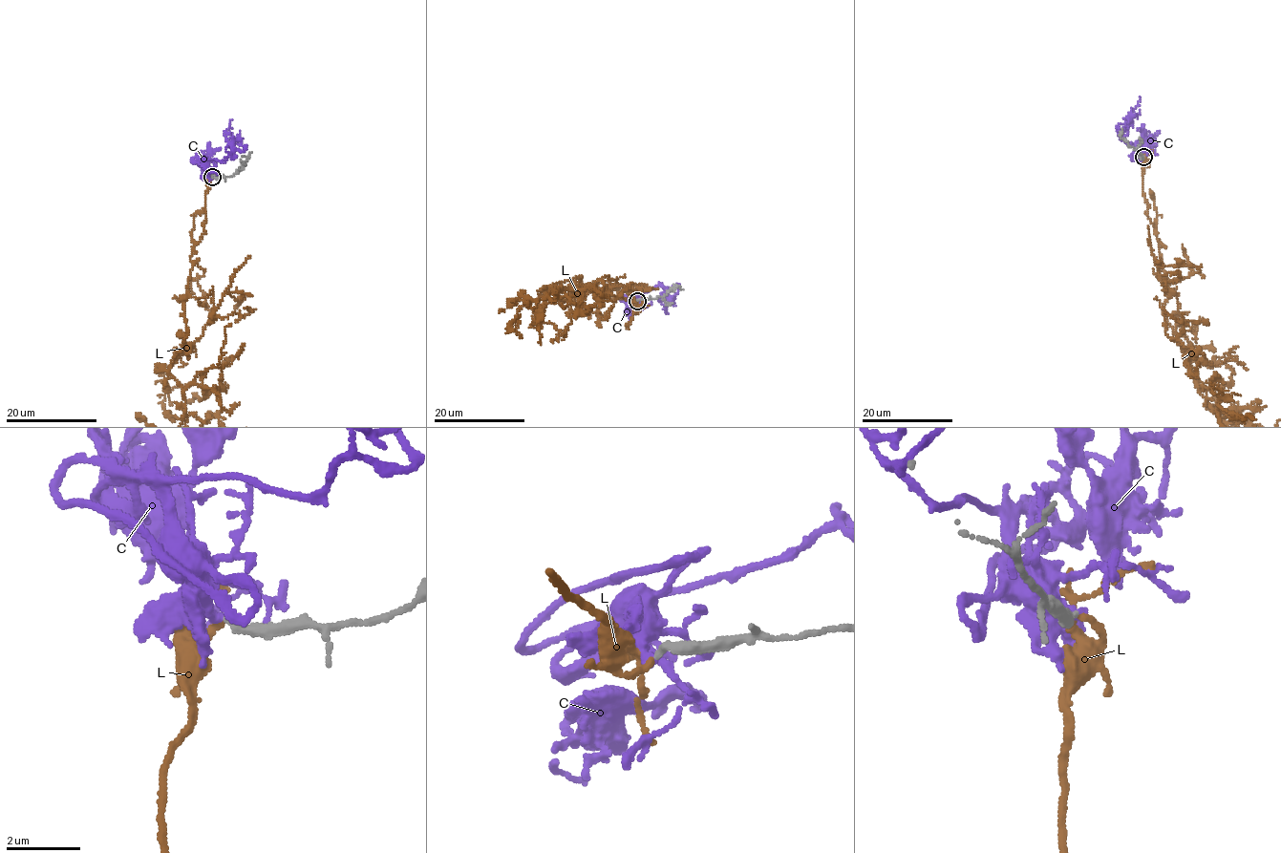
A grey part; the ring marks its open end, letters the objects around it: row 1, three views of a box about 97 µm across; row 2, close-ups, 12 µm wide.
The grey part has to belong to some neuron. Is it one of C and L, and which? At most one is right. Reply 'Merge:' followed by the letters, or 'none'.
Merge: L

